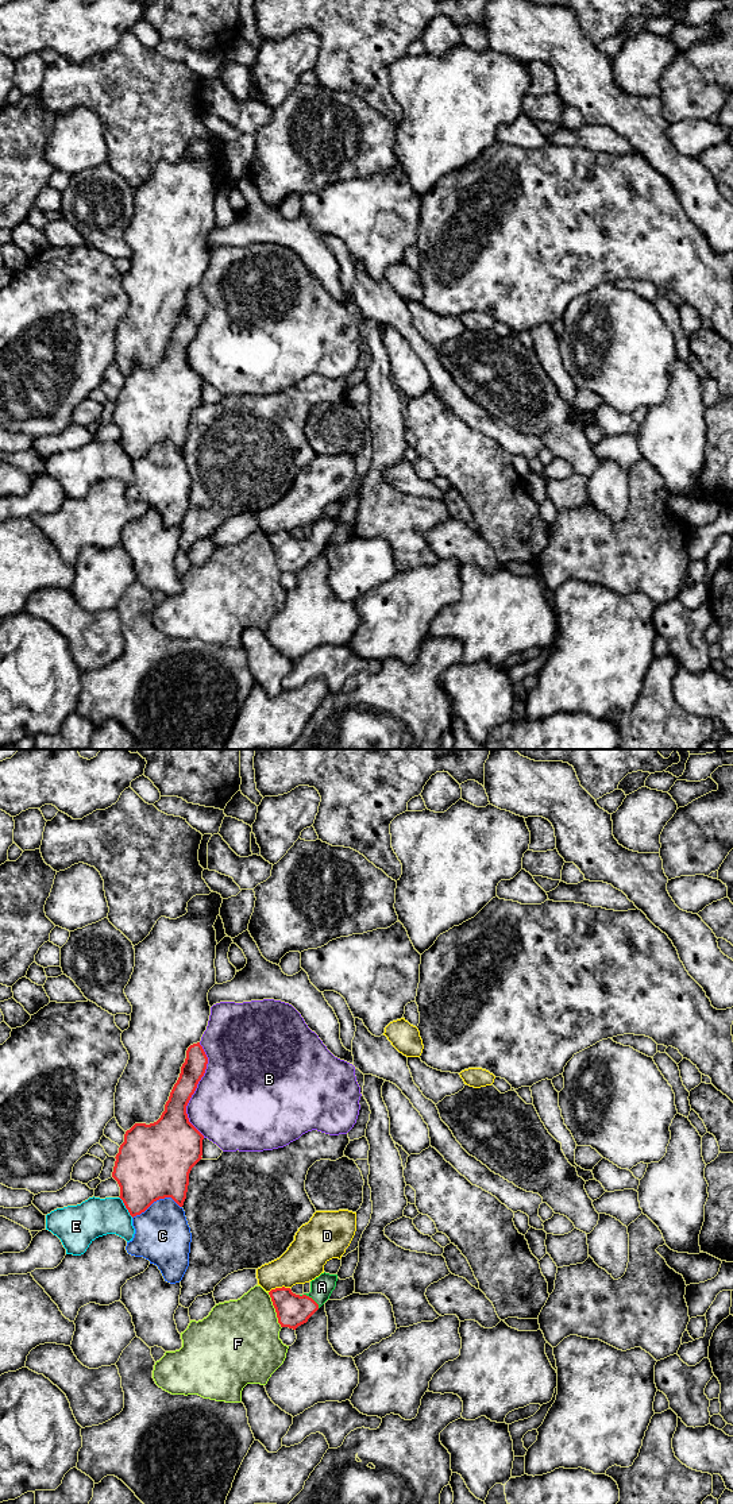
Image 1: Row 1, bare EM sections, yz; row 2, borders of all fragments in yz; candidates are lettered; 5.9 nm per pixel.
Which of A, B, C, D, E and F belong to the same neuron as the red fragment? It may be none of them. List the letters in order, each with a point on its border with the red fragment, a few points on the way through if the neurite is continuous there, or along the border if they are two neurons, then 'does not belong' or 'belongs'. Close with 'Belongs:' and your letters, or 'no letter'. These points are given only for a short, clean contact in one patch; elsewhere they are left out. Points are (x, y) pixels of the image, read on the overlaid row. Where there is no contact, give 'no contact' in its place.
A: meets red in yz at (309, 1298); runs through yz (292, 1310), (299, 1308), (309, 1298), (321, 1287); belongs
B: meets red in yz at (195, 1090); does not belong
C: meets red in yz at (157, 1199); does not belong
D: meets red in yz at (278, 1288); border along yz (289, 1287), (276, 1287), (269, 1292); does not belong
E: meets red in yz at (126, 1207); does not belong
F: meets red in yz at (276, 1310); does not belong
Belongs: A

